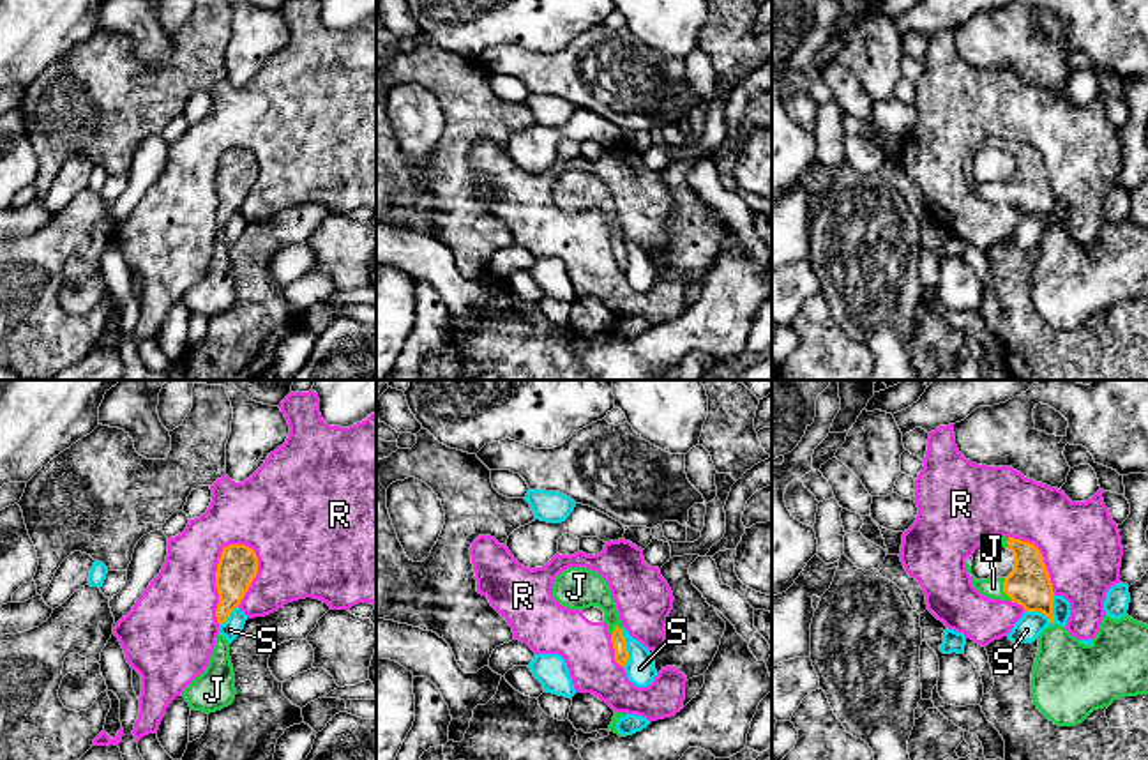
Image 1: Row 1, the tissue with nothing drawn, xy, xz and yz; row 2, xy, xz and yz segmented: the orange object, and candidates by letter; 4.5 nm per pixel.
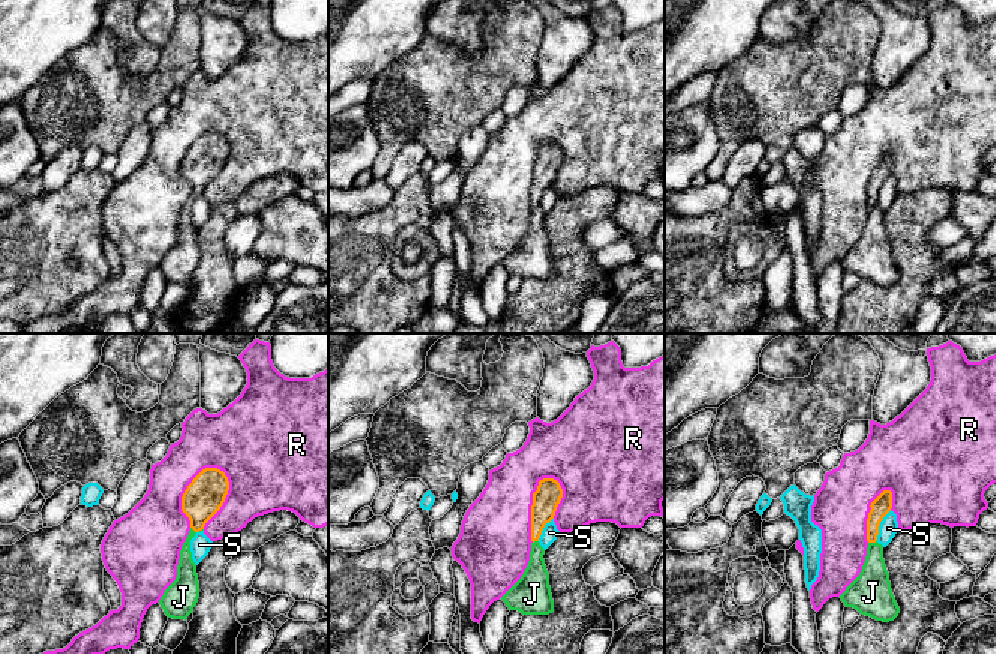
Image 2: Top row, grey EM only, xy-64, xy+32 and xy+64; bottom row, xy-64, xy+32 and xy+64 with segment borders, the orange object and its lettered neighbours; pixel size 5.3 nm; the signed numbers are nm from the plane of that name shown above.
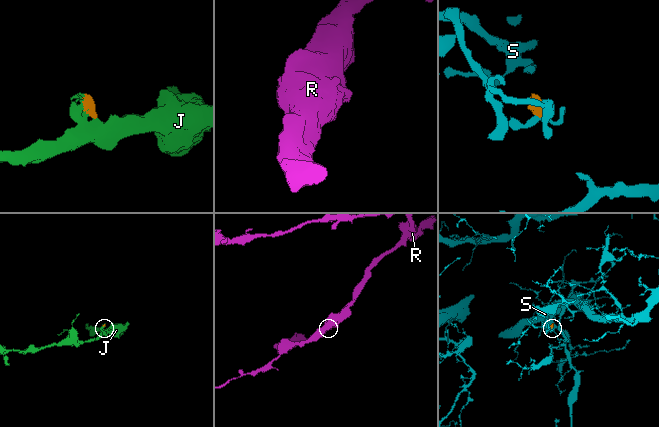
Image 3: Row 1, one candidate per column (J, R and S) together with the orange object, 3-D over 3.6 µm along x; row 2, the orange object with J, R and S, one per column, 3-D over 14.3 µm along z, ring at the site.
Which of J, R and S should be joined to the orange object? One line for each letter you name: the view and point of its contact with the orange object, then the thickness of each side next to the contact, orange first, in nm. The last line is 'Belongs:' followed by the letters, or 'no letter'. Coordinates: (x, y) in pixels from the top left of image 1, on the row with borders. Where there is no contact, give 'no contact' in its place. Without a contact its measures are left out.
J: contact yz (1004, 591); calibres 190 and 100 nm
Belongs: J

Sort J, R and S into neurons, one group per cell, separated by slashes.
J / R / S

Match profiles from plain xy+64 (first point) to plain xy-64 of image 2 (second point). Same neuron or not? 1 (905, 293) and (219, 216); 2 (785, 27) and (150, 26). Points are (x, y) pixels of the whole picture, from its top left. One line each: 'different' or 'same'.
1: same
2: different

